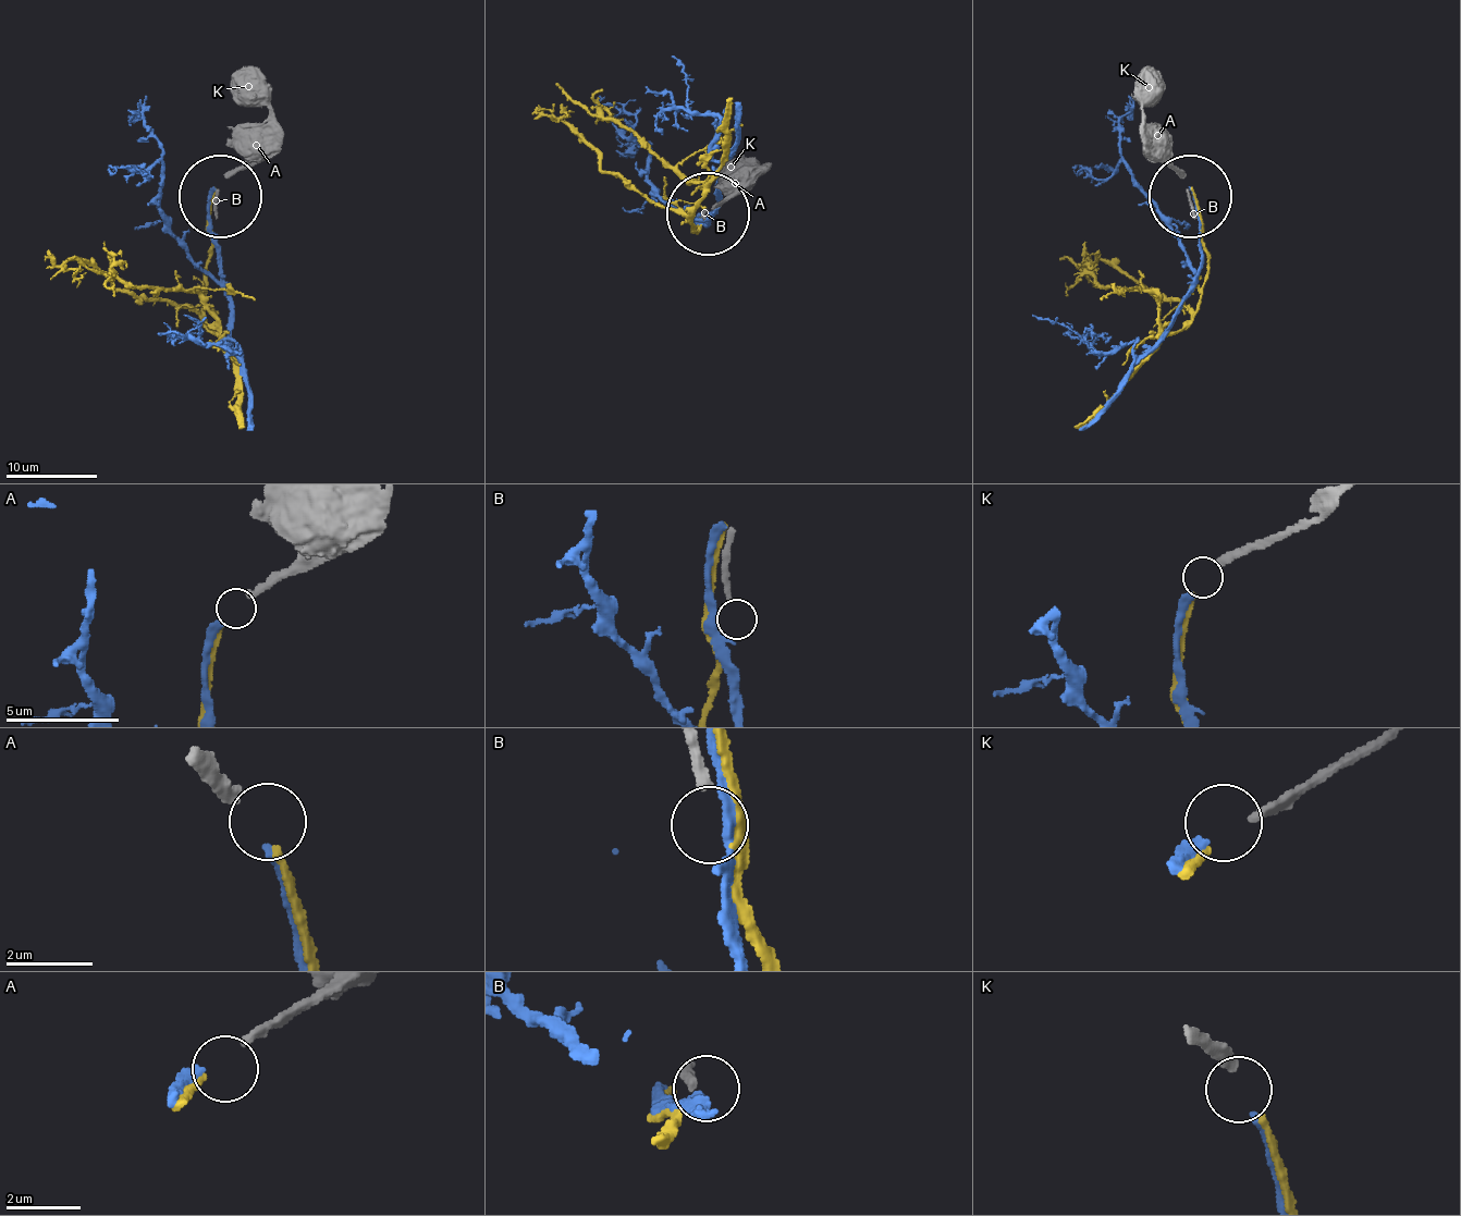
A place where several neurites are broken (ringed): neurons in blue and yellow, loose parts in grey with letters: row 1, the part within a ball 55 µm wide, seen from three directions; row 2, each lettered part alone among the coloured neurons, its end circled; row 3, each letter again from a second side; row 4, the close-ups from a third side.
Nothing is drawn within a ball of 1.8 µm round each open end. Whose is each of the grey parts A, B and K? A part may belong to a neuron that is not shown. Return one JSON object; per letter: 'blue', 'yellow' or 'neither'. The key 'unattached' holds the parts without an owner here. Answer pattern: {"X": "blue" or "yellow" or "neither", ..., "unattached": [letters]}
{"A": "blue", "B": "neither", "K": "yellow", "unattached": ["B"]}

